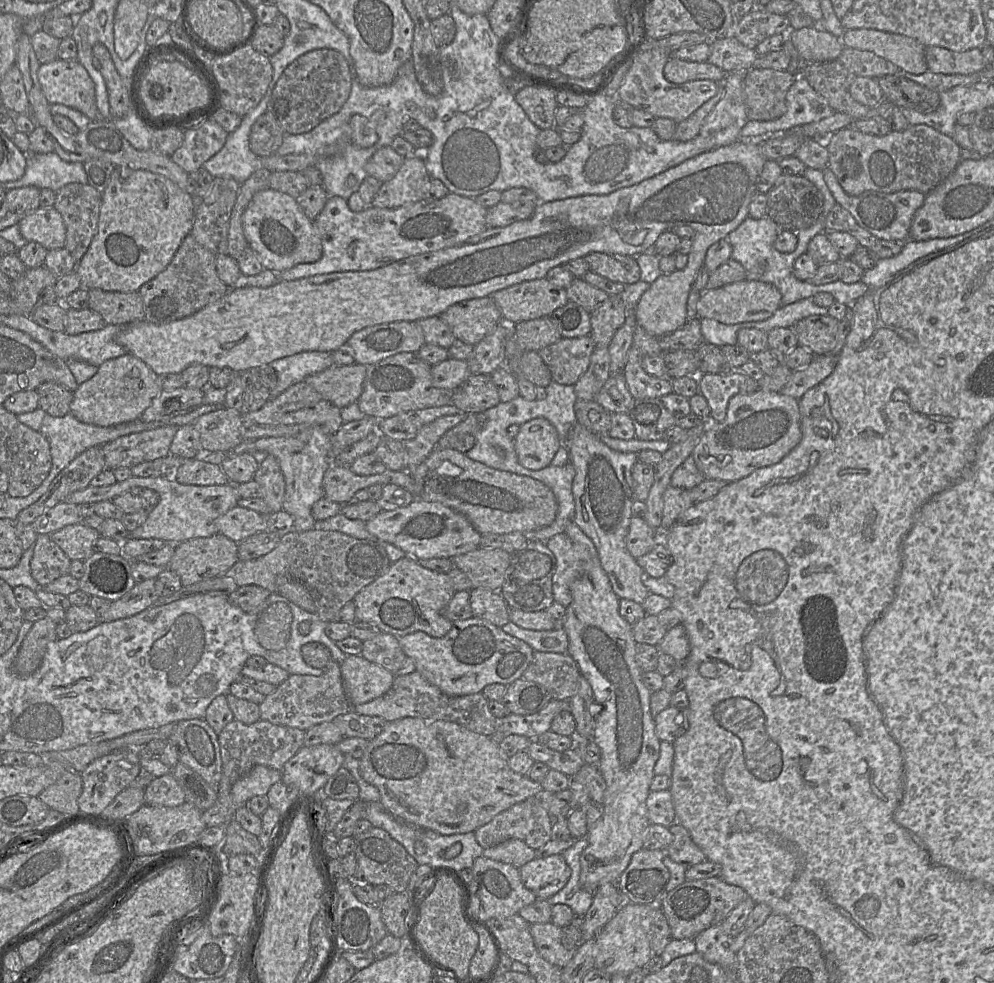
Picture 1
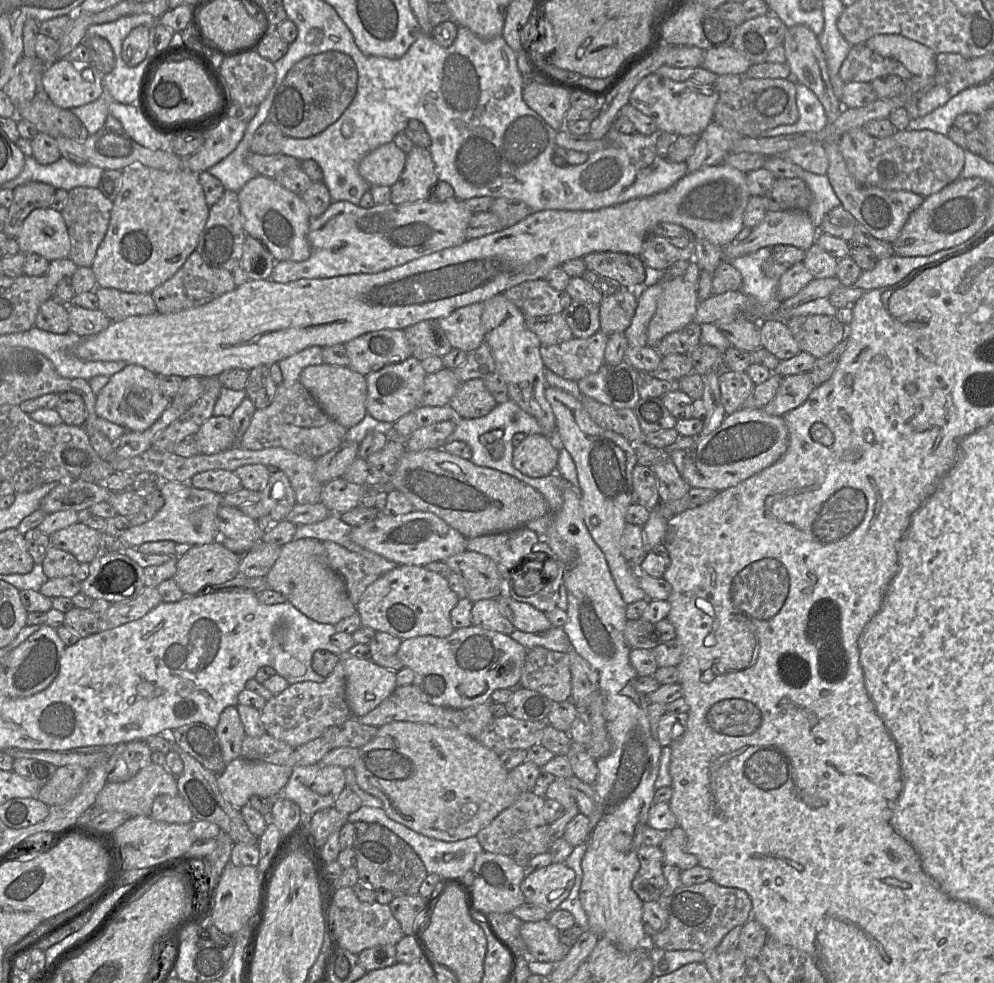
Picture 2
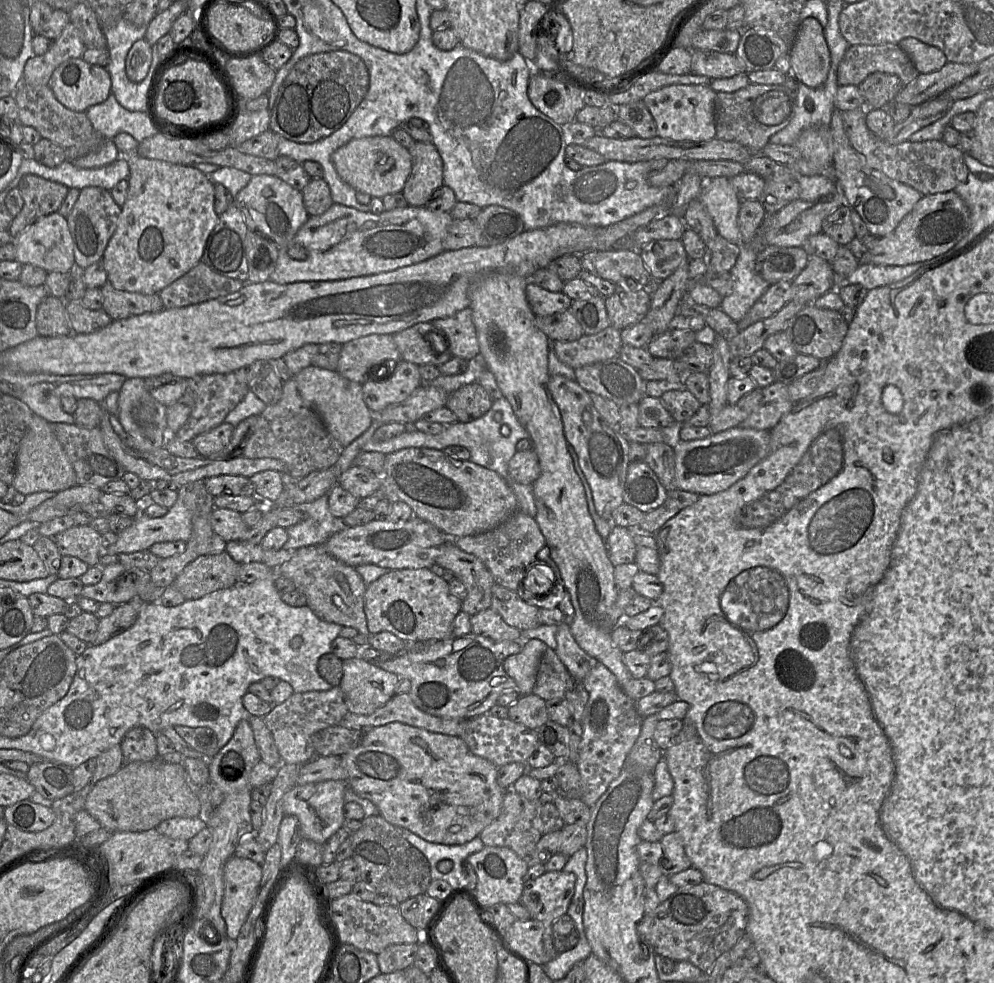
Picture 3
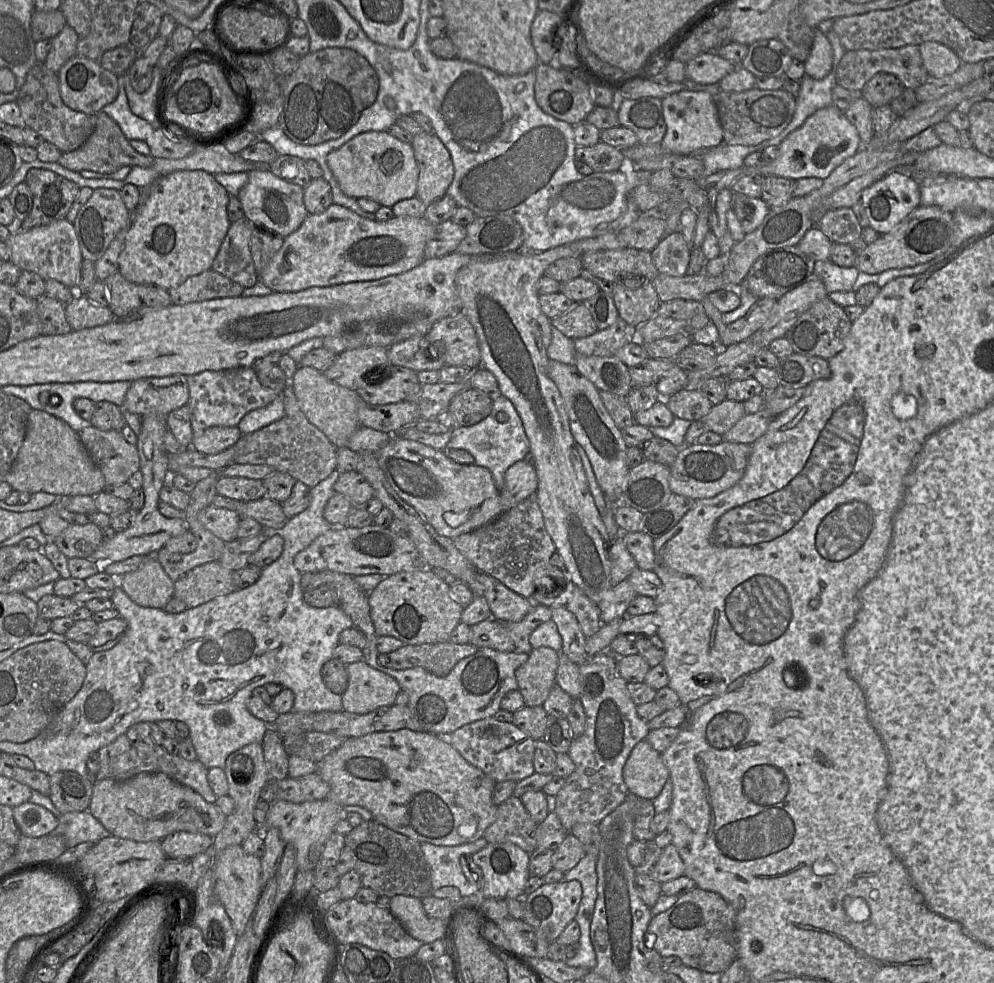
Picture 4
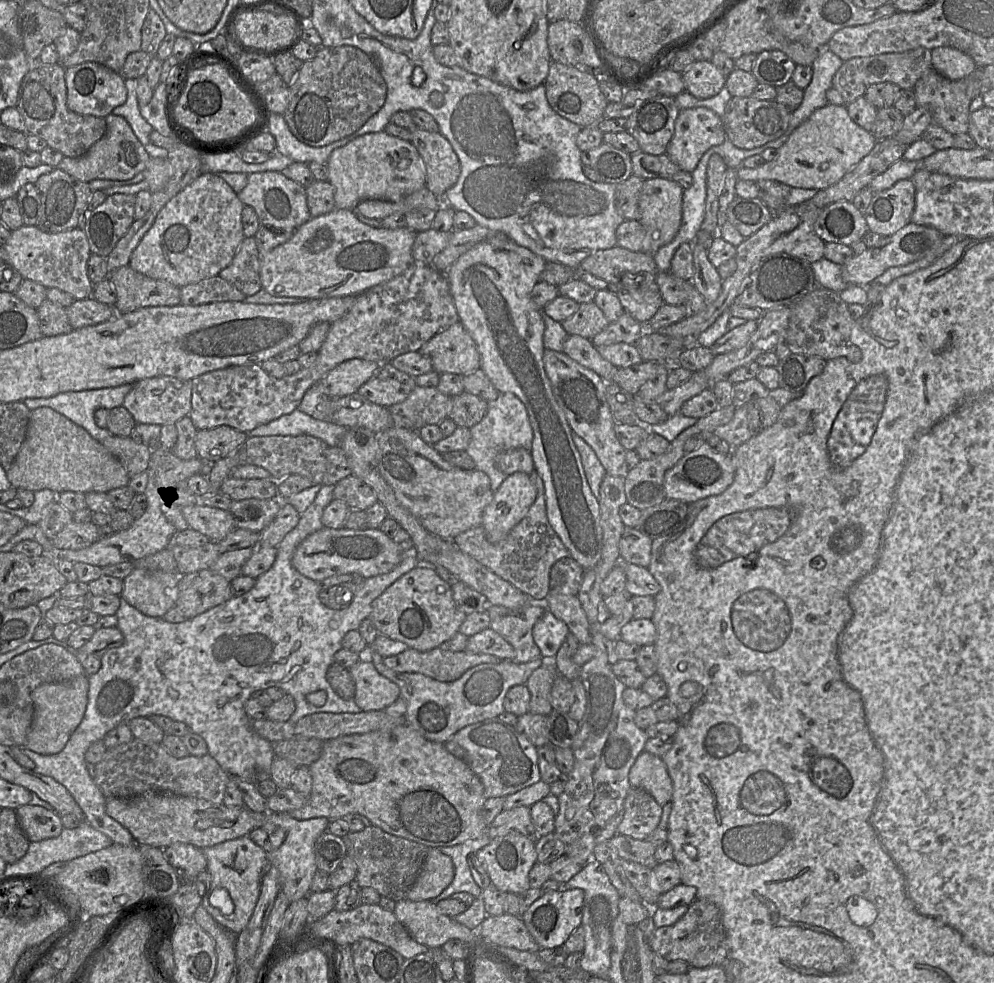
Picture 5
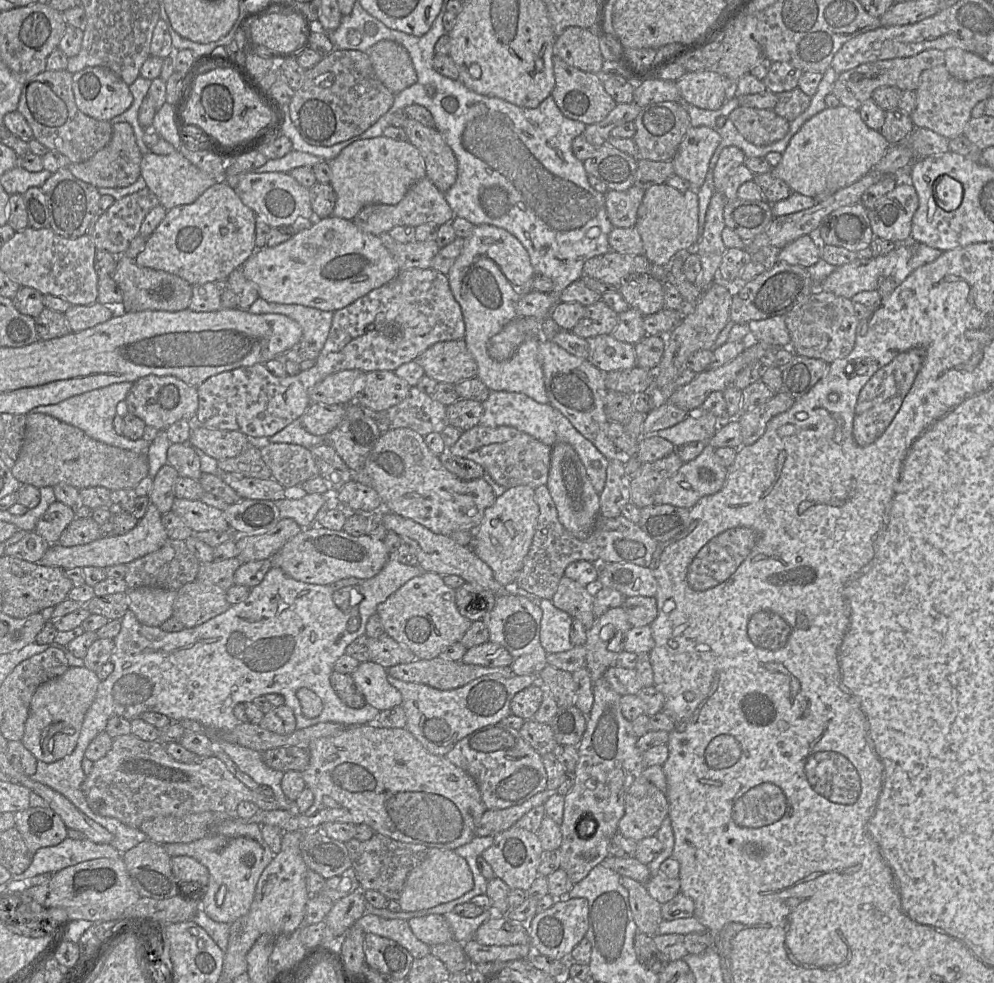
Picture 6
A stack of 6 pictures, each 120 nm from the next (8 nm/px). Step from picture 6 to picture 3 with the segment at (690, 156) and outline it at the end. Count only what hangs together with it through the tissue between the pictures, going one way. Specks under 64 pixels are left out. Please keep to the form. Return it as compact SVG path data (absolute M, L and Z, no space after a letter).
M669 85L653 91L643 98L653 116L657 135L676 141L708 141L716 137L715 97L709 85Z

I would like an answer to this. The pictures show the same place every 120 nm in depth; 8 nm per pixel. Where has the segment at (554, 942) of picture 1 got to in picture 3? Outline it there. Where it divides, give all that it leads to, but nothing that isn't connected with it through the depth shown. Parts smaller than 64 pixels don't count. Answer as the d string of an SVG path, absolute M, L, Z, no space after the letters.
M516 919L509 928L501 930L501 934L512 949L528 958L530 962L544 965L557 956L550 924L533 919Z

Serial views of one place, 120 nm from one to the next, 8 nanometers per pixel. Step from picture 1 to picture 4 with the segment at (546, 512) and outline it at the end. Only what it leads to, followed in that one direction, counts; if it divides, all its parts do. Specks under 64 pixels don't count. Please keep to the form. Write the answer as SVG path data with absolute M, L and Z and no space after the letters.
M396 435L380 449L377 458L380 468L398 496L411 505L441 536L454 539L487 525L503 513L500 491L495 486L491 472L485 467L474 463L458 464L441 450Z

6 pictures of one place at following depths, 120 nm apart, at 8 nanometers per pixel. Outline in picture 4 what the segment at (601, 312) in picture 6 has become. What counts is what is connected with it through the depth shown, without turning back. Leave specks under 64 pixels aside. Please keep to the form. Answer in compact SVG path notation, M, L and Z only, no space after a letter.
M575 303L565 314L550 319L550 323L572 340L588 337L598 331L590 311L583 303Z

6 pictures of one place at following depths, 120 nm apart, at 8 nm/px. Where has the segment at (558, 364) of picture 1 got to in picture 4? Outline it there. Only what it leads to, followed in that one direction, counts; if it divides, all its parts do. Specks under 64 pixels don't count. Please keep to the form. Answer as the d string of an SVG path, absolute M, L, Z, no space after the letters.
M618 319L613 325L573 341L575 353L585 356L611 357L626 344L637 340L638 328Z

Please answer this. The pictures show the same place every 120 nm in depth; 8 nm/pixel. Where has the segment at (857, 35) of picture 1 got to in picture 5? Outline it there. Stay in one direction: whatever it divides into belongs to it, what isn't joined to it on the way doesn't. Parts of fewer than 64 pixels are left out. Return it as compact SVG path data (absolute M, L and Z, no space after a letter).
M949 46L931 50L932 69L951 81L958 81L971 75L977 65L964 52Z

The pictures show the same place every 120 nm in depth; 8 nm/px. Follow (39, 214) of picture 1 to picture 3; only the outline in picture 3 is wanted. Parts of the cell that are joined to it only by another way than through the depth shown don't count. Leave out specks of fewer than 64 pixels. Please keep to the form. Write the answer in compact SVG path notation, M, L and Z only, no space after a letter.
M58 212L39 218L17 237L14 237L13 242L16 247L16 260L22 264L38 266L48 273L70 273L73 267L77 267L67 220Z

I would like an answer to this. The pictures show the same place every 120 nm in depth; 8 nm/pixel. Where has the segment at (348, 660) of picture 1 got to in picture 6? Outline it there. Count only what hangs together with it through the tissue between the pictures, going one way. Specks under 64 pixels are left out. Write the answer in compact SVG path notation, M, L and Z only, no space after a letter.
M372 660L360 662L351 673L367 704L379 711L401 705L401 693L387 680L387 668Z

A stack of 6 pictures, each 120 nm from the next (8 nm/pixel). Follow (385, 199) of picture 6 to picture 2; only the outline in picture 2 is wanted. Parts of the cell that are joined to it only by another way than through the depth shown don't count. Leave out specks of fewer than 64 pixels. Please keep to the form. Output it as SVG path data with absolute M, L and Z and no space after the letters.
M393 142L383 144L360 160L358 173L369 186L391 187L404 169L406 156Z

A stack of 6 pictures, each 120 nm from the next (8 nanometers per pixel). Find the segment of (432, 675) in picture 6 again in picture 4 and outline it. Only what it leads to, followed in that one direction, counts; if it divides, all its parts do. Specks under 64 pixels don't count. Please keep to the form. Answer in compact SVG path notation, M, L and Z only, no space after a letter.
M449 641L424 644L403 644L398 649L379 653L378 663L392 669L422 667L437 675L446 676L463 658L478 648L470 643L456 644Z

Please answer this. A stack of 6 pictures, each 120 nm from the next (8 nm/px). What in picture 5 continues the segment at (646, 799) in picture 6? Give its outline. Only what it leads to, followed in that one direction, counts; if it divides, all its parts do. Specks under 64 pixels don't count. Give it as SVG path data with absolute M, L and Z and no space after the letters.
M630 786L618 834L645 840L658 827L662 811L662 806L649 793Z

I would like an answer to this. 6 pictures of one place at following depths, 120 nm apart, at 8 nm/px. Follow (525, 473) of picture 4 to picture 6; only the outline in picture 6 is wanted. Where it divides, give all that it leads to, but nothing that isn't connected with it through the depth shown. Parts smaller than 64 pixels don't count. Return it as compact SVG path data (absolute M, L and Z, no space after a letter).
M516 486L496 497L492 506L484 512L484 518L474 531L473 550L492 569L495 579L506 590L513 590L514 581L522 568L535 533L539 507L534 489Z

